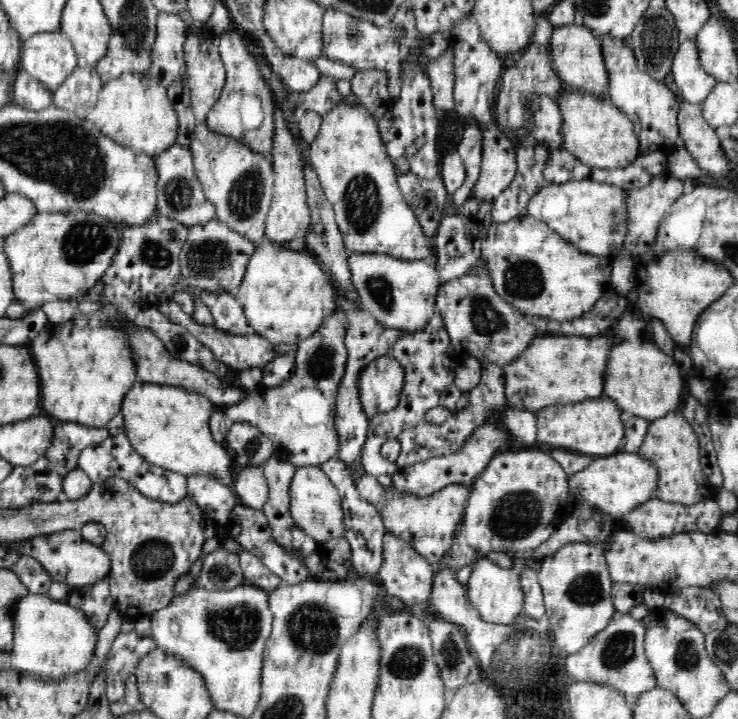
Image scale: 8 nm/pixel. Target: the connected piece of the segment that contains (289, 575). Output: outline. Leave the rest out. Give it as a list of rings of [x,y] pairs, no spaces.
[[[239,502],[232,507],[229,520],[223,526],[230,529],[233,538],[239,541],[240,546],[246,548],[250,554],[258,556],[270,571],[282,579],[283,583],[299,584],[305,583],[306,580],[313,579],[313,576],[310,574],[310,571],[300,556],[297,556],[296,553],[294,555],[288,555],[287,552],[271,538],[271,531],[269,530],[267,518],[263,511],[245,507]]]

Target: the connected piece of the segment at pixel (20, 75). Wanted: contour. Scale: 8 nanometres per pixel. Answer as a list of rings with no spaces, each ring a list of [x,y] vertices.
[[[21,67],[15,71],[10,98],[12,104],[32,111],[40,111],[53,104],[51,91]]]

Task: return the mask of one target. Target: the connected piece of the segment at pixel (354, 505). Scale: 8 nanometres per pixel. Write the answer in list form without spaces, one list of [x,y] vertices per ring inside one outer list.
[[[337,458],[323,462],[320,467],[329,476],[341,495],[345,537],[349,540],[351,548],[349,566],[353,567],[353,570],[360,576],[367,576],[368,579],[378,577],[383,560],[383,536],[386,532],[380,511],[360,496],[355,483],[358,473],[355,467],[350,467],[347,470],[345,463],[340,463]]]

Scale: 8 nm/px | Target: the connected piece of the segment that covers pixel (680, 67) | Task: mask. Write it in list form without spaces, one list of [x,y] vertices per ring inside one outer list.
[[[682,40],[674,55],[671,72],[682,101],[701,105],[716,83],[701,65],[698,52],[694,52],[692,40]]]

